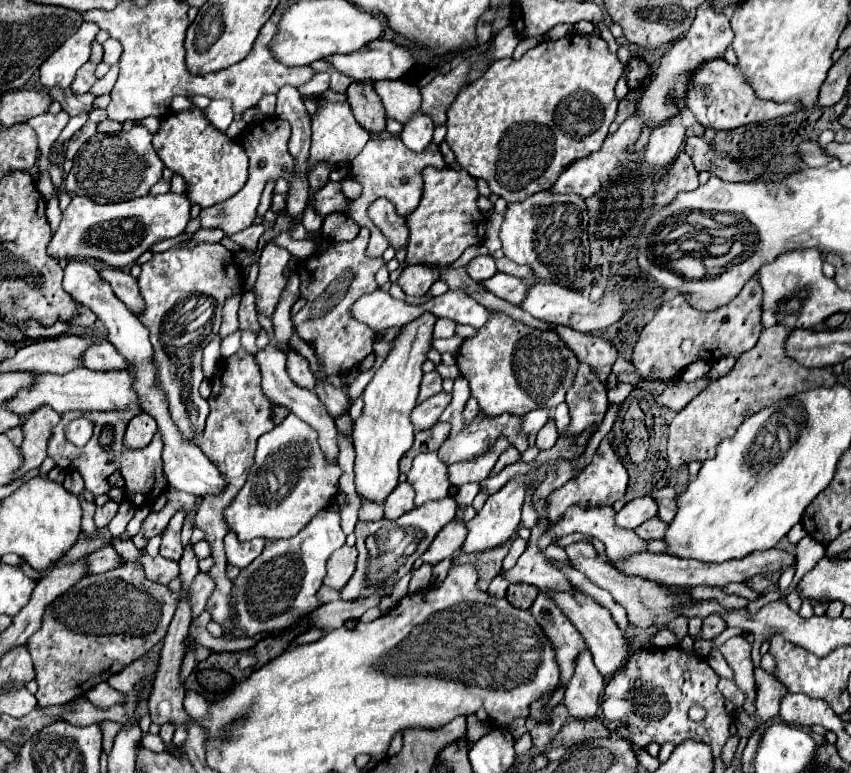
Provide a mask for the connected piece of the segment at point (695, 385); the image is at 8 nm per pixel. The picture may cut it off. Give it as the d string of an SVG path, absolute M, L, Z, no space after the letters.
M703 376L701 380L695 380L695 382L677 382L673 386L669 386L663 394L657 396L657 402L679 412L681 408L685 408L697 394L701 394L703 388L707 388L711 384L711 376Z

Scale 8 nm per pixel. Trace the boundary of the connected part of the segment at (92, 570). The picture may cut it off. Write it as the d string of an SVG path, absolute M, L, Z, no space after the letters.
M107 546L107 548L101 548L93 554L89 554L87 562L89 562L89 574L101 574L101 572L121 566L125 560L111 546Z

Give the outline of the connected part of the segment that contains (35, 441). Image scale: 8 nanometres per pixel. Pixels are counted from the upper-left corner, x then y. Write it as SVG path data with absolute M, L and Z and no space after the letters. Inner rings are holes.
M49 406L37 408L23 424L25 440L21 444L21 452L25 456L25 464L19 470L19 476L27 470L39 468L41 462L47 458L47 444L49 436L53 434L53 428L61 422L61 414L57 414Z

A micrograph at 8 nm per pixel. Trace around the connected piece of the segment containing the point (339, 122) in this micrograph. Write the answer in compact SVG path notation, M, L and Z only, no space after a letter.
M347 100L319 104L317 112L311 116L311 130L313 130L313 136L311 136L311 150L309 150L305 174L309 174L321 162L327 162L331 166L341 164L341 160L351 162L363 150L363 146L369 140L369 134L363 132L363 128L357 124Z

